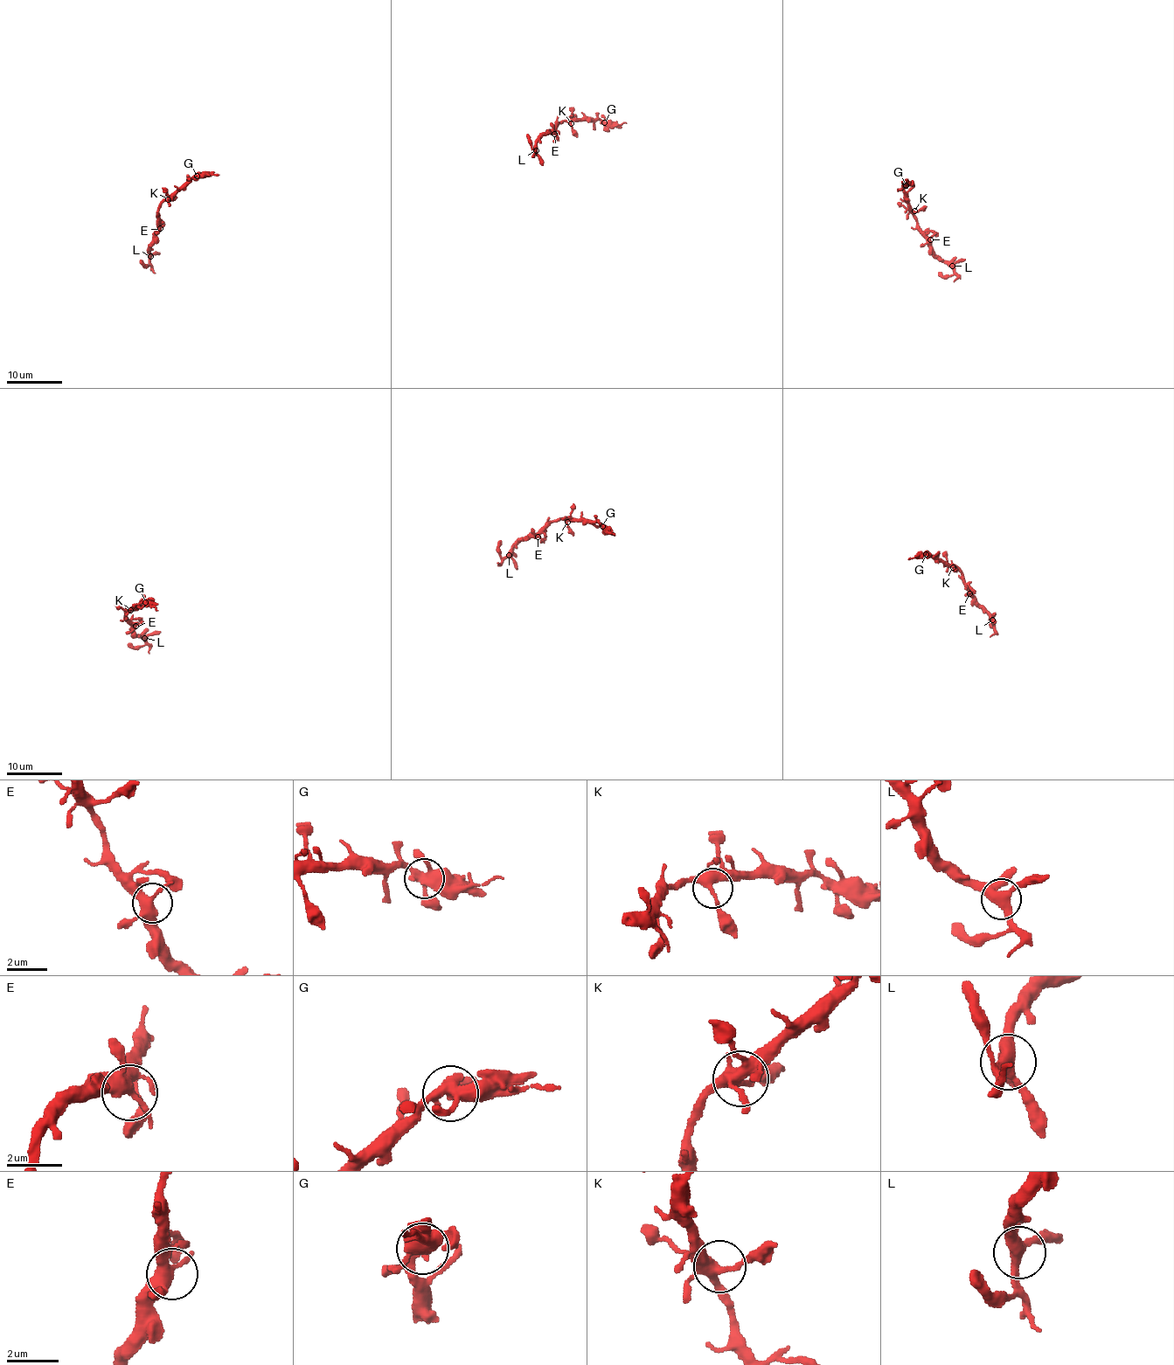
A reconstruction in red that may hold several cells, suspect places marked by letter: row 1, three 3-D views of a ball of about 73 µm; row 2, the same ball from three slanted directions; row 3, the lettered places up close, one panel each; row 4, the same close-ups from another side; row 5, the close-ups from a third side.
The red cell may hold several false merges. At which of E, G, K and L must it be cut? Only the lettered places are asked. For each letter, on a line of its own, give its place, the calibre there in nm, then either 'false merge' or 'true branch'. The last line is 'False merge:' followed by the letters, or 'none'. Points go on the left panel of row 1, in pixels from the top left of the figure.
E: at (160, 228); 380 nm thick; true branch
G: at (197, 176); 440 nm thick; false merge
K: at (168, 199); 320 nm thick; true branch
L: at (150, 256); 400 nm thick; true branch
False merge: G

